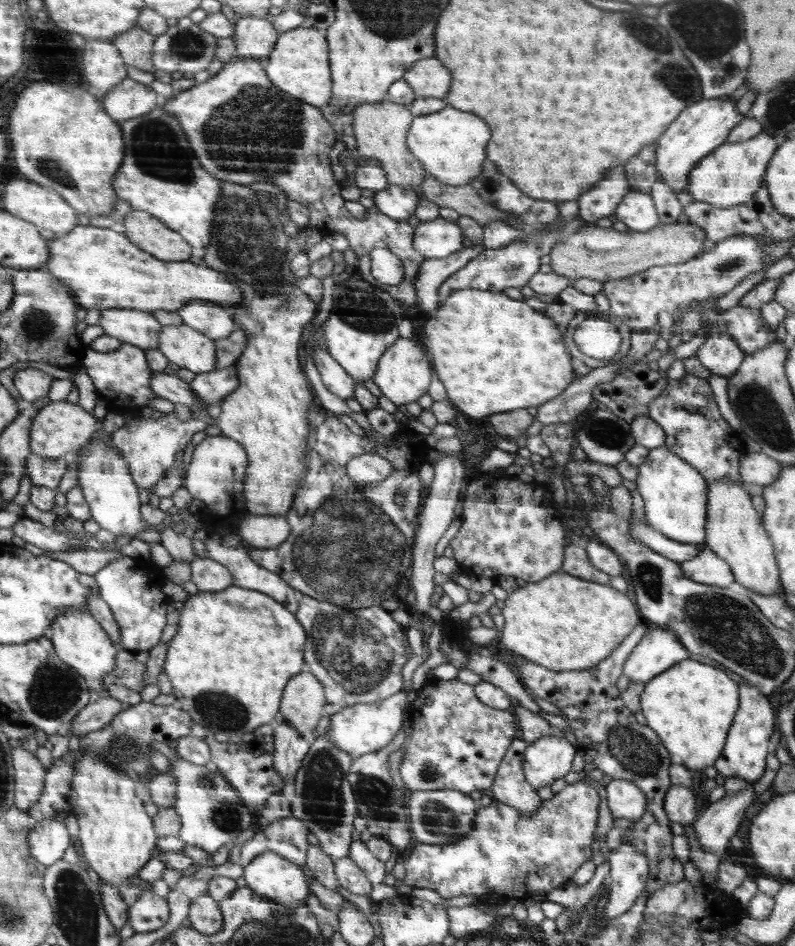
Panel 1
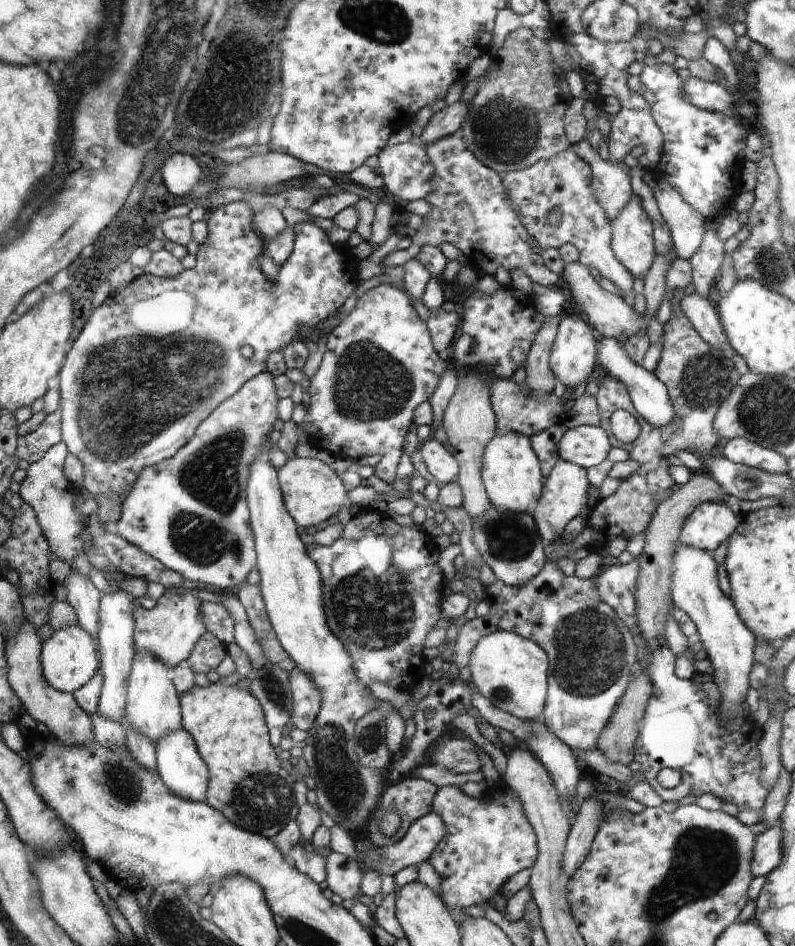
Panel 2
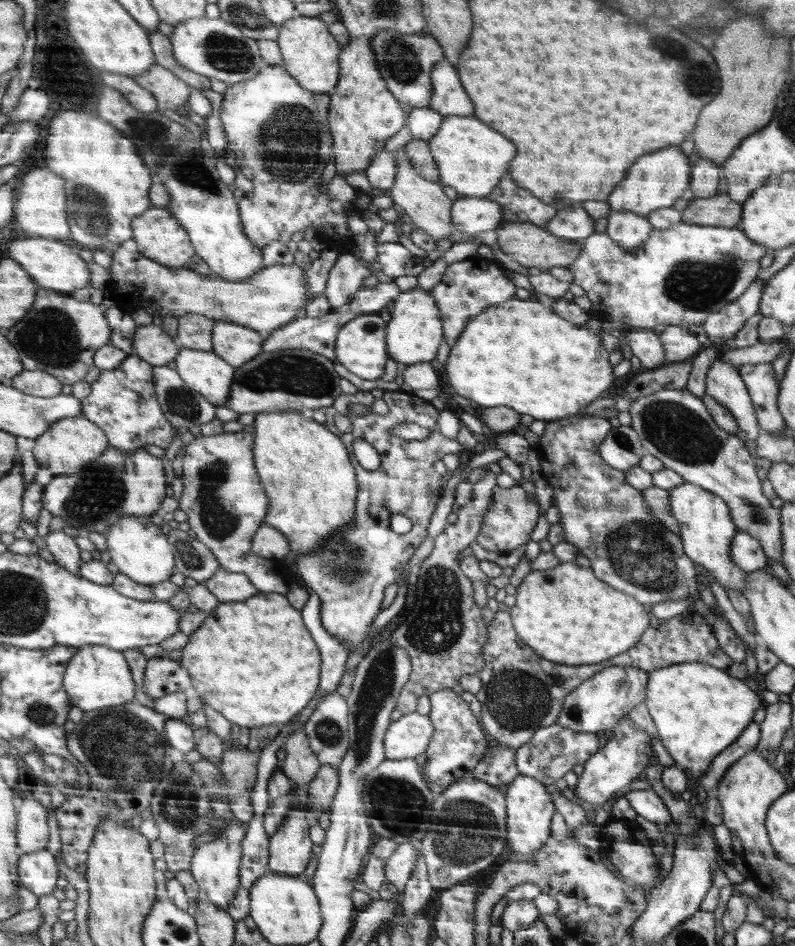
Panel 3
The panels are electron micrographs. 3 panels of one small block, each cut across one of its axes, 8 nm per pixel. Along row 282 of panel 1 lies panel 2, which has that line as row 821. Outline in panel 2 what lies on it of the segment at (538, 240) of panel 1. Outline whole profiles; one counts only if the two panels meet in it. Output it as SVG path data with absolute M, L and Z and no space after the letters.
M501 781L499 784L486 790L489 801L484 802L484 798L472 798L467 796L455 786L444 786L437 788L434 796L432 811L442 816L442 822L446 826L446 838L436 846L432 852L429 863L440 875L440 897L443 898L443 904L447 905L451 915L458 924L466 922L466 912L464 908L470 908L474 904L489 903L491 898L501 893L503 884L514 874L532 868L538 862L539 848L538 838L535 836L535 830L532 829L524 806L515 792L509 794L505 789L507 785Z

